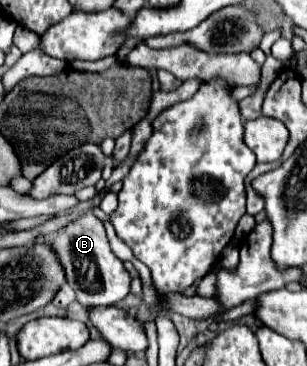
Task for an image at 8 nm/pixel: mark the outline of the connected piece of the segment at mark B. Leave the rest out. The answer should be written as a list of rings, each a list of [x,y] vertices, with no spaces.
[[[86,213],[78,221],[70,223],[66,229],[58,231],[58,235],[52,239],[52,245],[64,265],[68,285],[74,289],[78,301],[86,309],[116,305],[130,293],[130,273],[110,249],[102,221],[96,219],[92,213]]]

